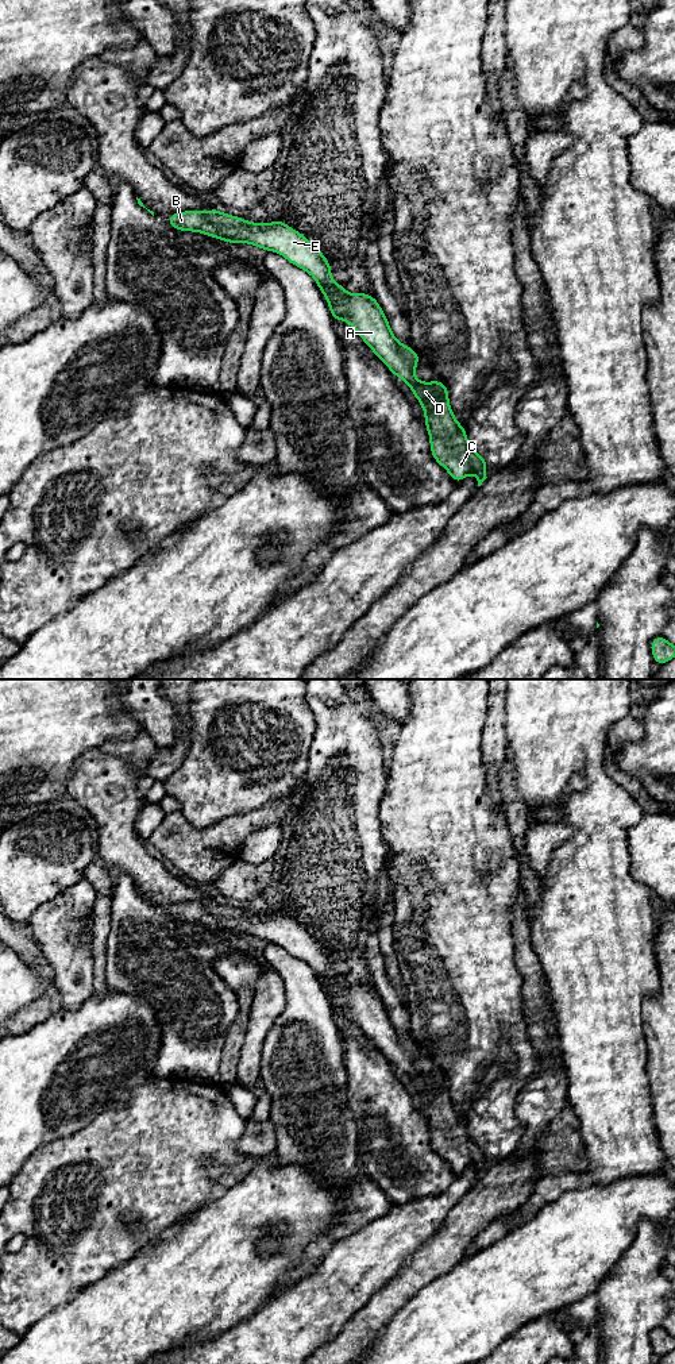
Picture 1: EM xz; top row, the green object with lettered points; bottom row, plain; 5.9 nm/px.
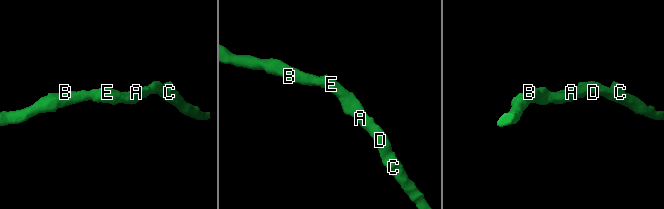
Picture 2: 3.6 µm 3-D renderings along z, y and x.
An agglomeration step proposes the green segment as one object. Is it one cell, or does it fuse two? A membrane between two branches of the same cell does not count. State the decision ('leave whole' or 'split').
leave whole

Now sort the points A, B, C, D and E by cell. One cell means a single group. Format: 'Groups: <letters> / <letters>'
Groups: A B C D E

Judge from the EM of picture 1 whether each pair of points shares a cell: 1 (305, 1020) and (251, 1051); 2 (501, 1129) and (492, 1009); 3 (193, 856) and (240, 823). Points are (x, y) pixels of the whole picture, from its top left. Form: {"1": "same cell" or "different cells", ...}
{"1": "different cells", "2": "same cell", "3": "same cell"}

